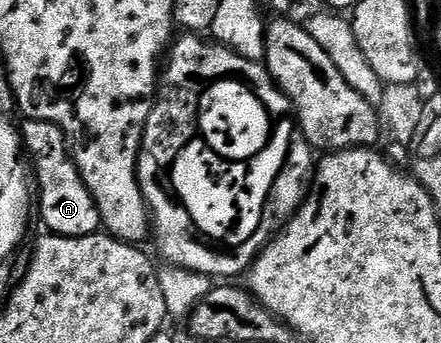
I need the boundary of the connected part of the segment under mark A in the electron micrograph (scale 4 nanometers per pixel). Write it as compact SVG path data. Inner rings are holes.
M25 118L23 122L23 150L34 168L35 186L38 188L38 215L41 220L44 218L44 223L48 226L45 228L53 235L65 235L66 237L97 234L101 230L102 224L96 208L96 201L80 176L80 171L76 168L76 162L72 160L72 154L68 151L68 142L62 129L45 119Z

